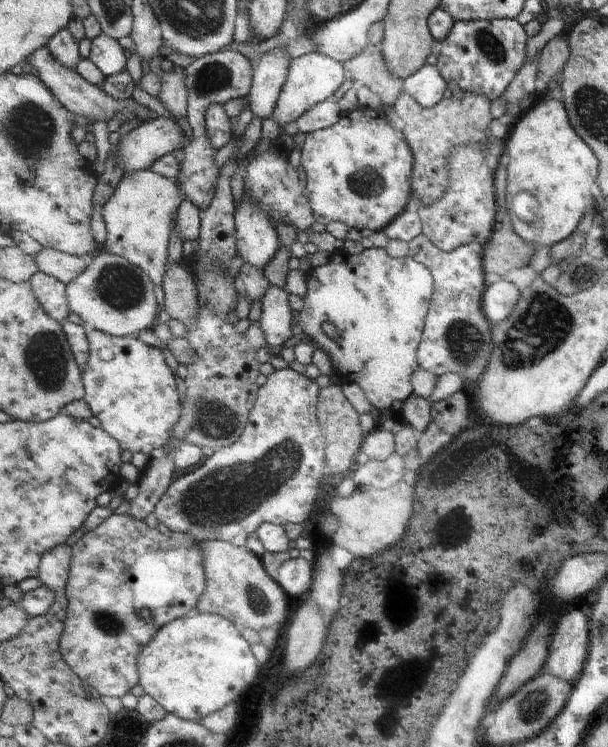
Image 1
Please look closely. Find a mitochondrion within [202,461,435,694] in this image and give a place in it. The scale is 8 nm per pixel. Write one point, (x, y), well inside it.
(257, 602)

